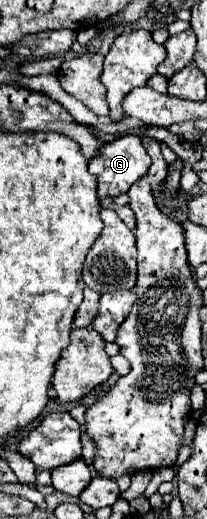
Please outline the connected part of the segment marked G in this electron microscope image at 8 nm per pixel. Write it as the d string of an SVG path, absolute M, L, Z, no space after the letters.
M134 133L116 137L110 143L102 143L96 157L88 163L88 171L98 179L98 195L126 193L144 171L150 167L150 157L142 145L142 139Z

